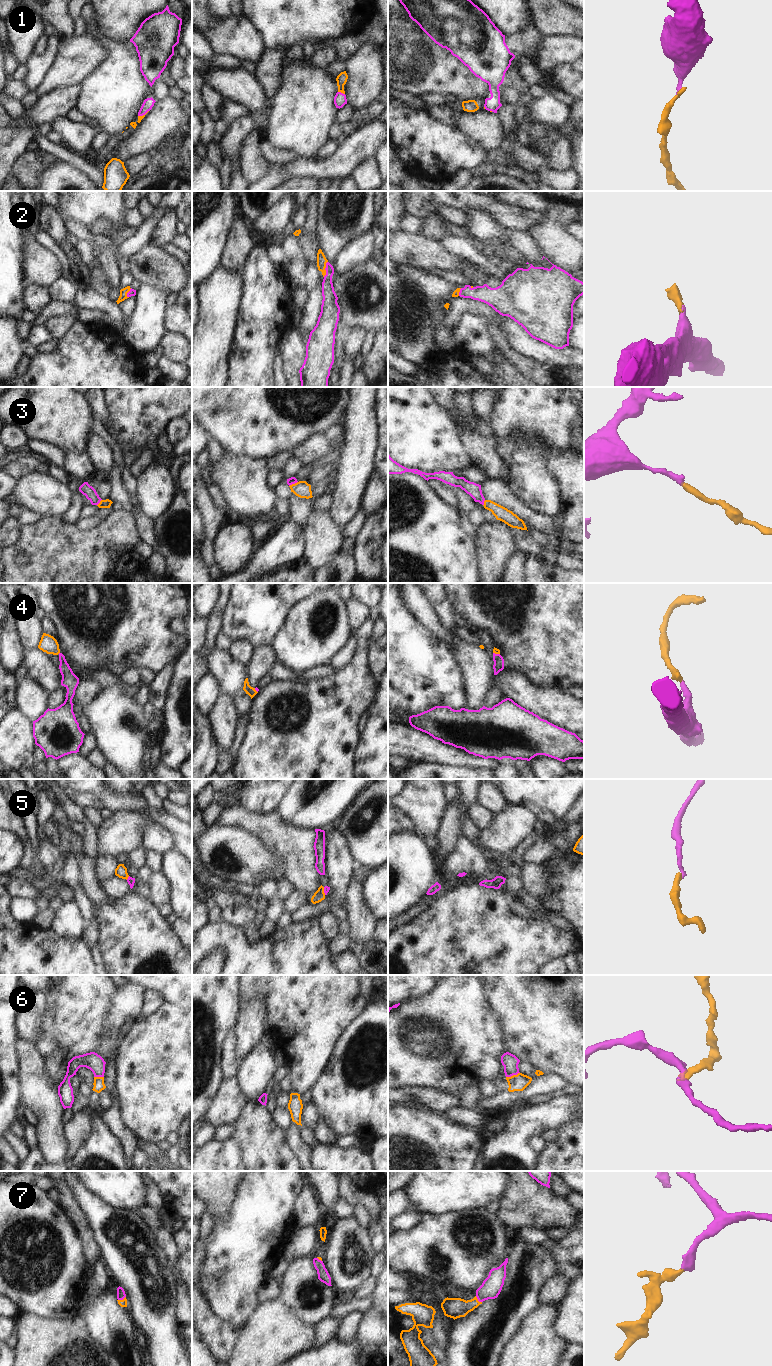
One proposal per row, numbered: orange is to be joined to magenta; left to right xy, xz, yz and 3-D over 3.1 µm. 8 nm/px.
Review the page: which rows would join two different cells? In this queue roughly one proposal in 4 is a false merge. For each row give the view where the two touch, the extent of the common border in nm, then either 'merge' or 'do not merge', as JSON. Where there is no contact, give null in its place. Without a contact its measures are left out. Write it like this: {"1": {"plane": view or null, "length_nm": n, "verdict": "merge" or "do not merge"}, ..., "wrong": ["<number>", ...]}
{"1": {"plane": "xz", "length_nm": 60, "verdict": "merge"}, "2": {"plane": "xz", "length_nm": 130, "verdict": "merge"}, "3": {"plane": "xz", "length_nm": 80, "verdict": "merge"}, "4": {"plane": "yz", "length_nm": 60, "verdict": "merge"}, "5": {"plane": "xy", "length_nm": 40, "verdict": "merge"}, "6": {"plane": "yz", "length_nm": 120, "verdict": "merge"}, "7": {"plane": "yz", "length_nm": 80, "verdict": "merge"}, "wrong": []}

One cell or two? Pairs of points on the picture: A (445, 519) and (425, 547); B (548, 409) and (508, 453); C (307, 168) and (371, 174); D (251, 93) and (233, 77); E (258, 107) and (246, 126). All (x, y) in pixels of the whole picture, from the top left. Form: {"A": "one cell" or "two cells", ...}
{"A": "one cell", "B": "one cell", "C": "two cells", "D": "one cell", "E": "two cells"}

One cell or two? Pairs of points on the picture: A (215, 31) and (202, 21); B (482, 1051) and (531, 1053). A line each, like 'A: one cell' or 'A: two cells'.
A: one cell
B: two cells

